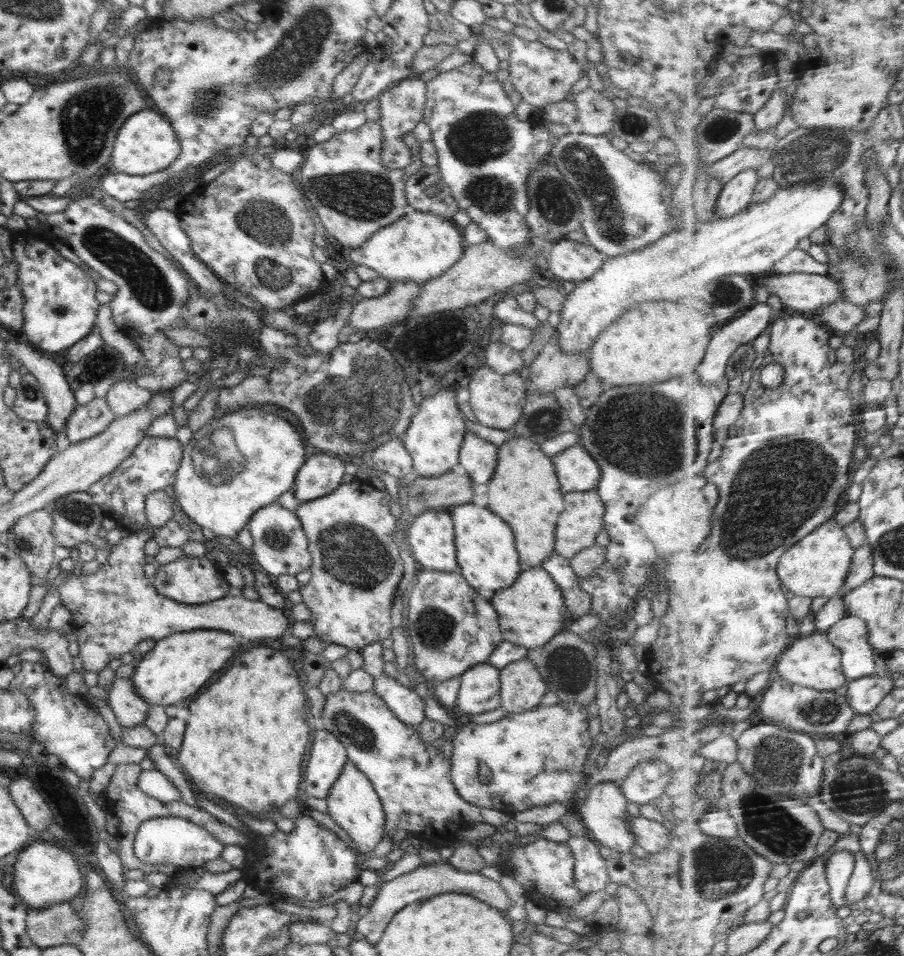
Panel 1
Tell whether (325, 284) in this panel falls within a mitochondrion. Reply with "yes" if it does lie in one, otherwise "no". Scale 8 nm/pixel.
no

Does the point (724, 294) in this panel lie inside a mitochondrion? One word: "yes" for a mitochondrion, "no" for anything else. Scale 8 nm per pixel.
yes

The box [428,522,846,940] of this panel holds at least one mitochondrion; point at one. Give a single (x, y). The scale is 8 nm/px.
(770, 826)

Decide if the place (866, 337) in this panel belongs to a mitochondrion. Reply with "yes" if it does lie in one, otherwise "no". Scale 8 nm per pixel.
no

